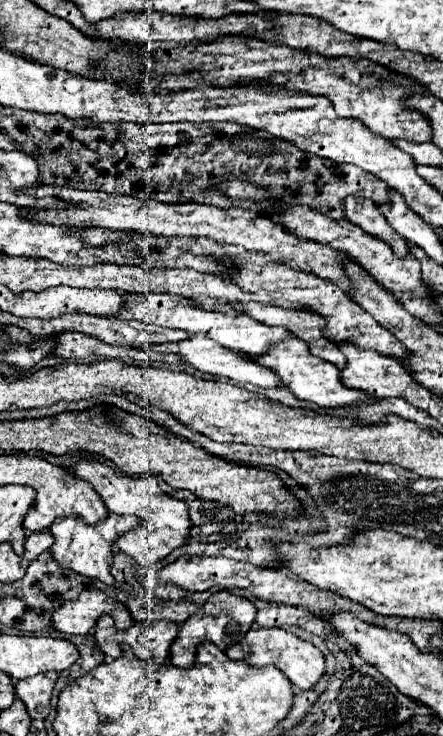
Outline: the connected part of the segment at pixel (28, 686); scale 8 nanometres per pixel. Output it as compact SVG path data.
M43 672L33 678L19 680L15 684L15 694L21 698L29 710L31 718L45 720L51 712L51 692L59 678L59 672Z

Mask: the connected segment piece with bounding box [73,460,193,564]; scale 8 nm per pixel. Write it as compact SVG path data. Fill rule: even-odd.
M79 460L77 466L73 468L73 474L91 482L91 486L103 498L109 512L131 514L131 516L141 518L141 528L137 528L117 540L117 546L121 546L121 550L123 550L123 544L127 544L127 554L131 558L143 560L149 564L149 562L165 558L175 548L183 548L189 544L193 524L189 520L187 504L183 500L177 500L177 498L161 492L155 476L139 476L139 478L123 476L123 474L115 472L111 466L97 462L97 460Z

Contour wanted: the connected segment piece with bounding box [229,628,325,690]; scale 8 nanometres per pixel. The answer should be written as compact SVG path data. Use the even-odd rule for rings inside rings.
M251 628L247 636L229 650L229 656L233 660L241 660L249 666L267 666L273 664L279 668L299 690L311 690L321 676L325 674L325 656L317 646L313 646L307 640L297 638L293 632L287 632L283 628Z

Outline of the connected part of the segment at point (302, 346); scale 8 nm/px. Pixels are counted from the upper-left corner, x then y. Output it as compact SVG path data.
M293 336L293 340L285 340L285 344L277 344L277 348L271 348L269 352L265 352L265 356L249 356L249 358L257 360L259 364L263 364L267 368L273 368L281 376L283 384L297 398L315 402L317 406L323 406L323 408L347 408L347 406L361 402L367 396L363 390L343 386L339 368L333 366L331 362L325 362L325 360L313 356L309 346L295 336Z

